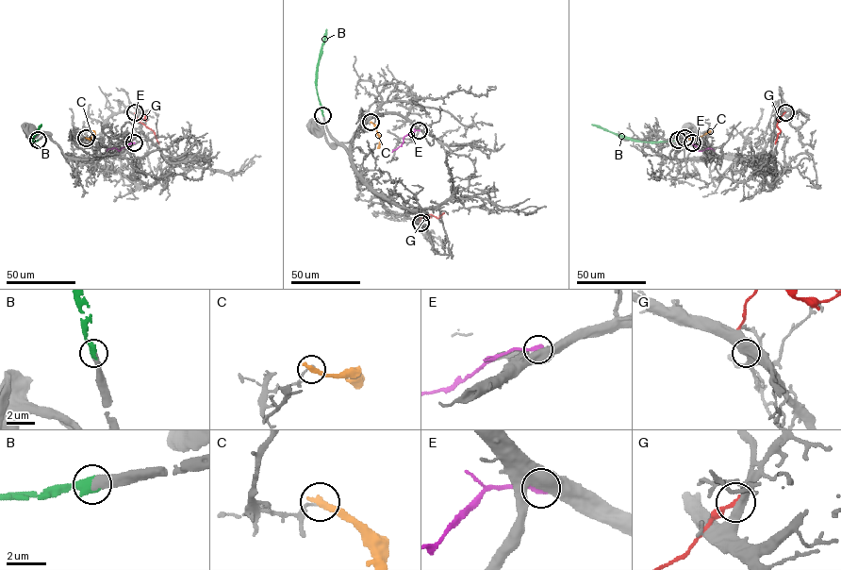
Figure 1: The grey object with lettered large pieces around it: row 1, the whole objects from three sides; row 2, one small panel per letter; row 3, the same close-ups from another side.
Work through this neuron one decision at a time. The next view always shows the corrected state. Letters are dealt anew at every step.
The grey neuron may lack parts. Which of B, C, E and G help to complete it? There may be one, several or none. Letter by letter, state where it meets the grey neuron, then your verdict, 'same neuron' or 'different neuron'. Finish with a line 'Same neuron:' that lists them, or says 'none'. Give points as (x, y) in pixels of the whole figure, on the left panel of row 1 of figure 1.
B: meets grey at (38, 140); same neuron
C: meets grey at (86, 138); different neuron
E: meets grey at (134, 142); different neuron
G: meets grey at (135, 112); different neuron
Same neuron: B

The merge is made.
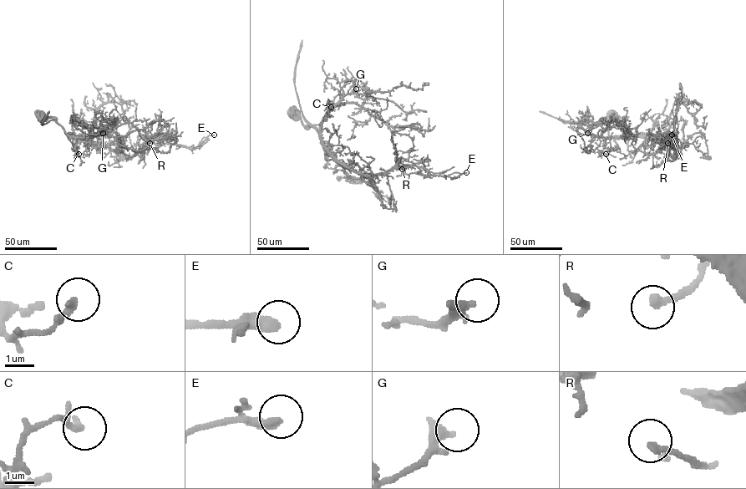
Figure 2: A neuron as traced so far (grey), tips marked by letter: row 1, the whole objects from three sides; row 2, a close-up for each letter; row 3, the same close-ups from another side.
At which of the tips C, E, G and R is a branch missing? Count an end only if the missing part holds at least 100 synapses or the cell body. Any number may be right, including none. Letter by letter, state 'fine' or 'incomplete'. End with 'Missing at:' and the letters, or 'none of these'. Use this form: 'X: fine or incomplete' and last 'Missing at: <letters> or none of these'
C: fine
E: fine
G: fine
R: fine
Missing at: none of these

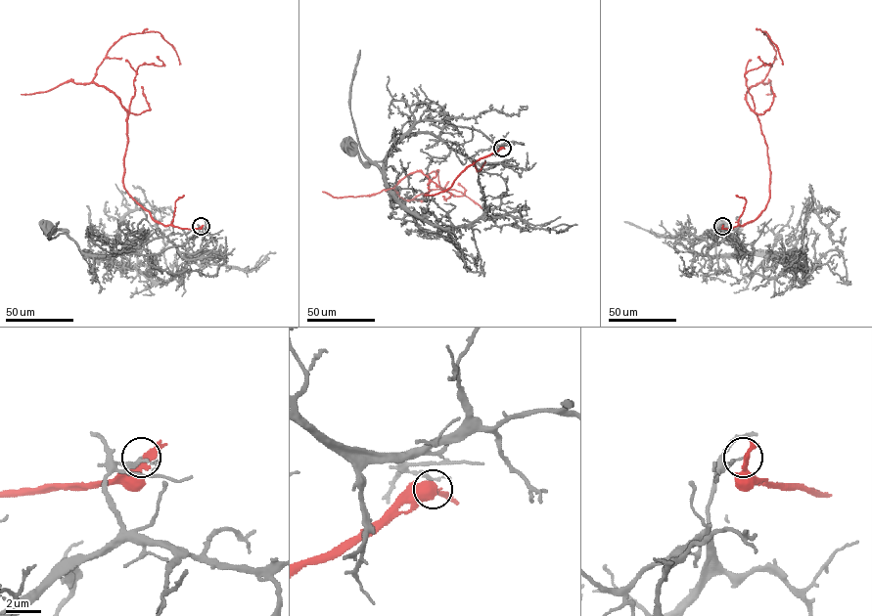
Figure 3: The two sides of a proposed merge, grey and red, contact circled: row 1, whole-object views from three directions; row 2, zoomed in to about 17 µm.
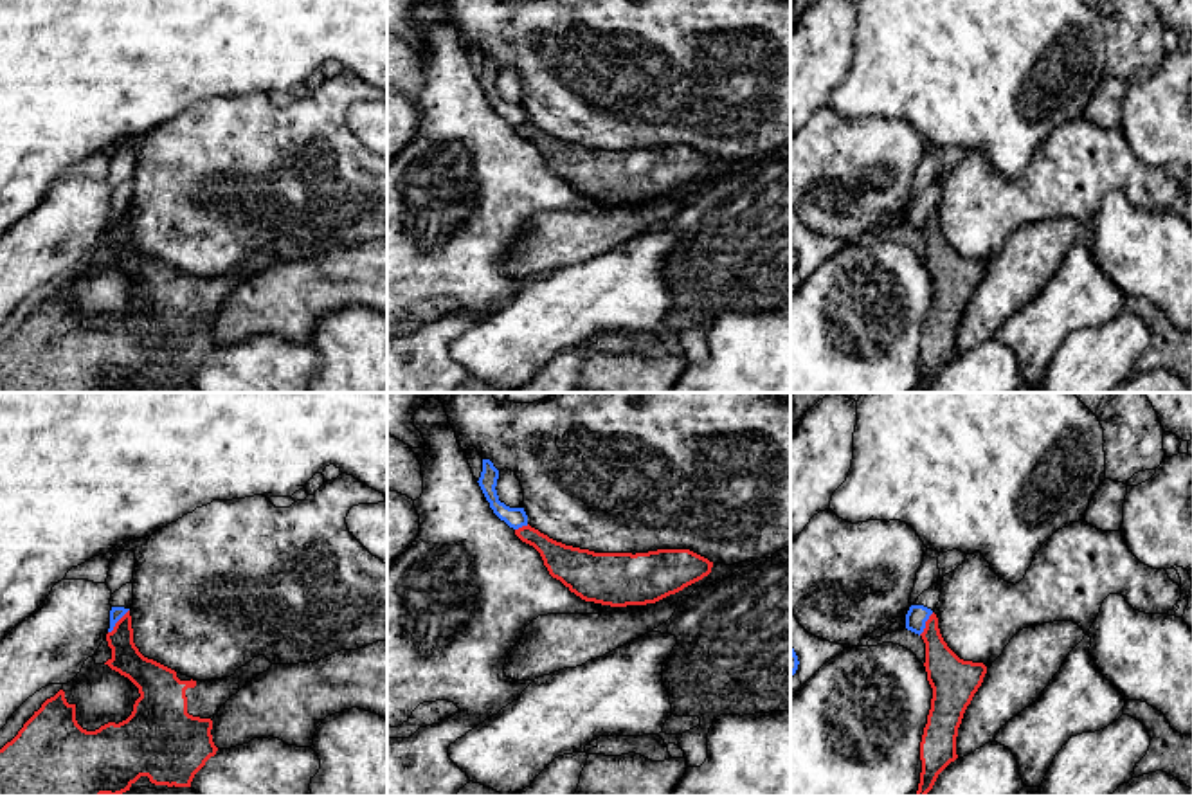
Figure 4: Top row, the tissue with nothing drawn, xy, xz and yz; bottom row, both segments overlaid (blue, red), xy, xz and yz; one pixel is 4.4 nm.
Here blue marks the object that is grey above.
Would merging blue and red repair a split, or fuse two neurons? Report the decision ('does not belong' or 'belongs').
does not belong

